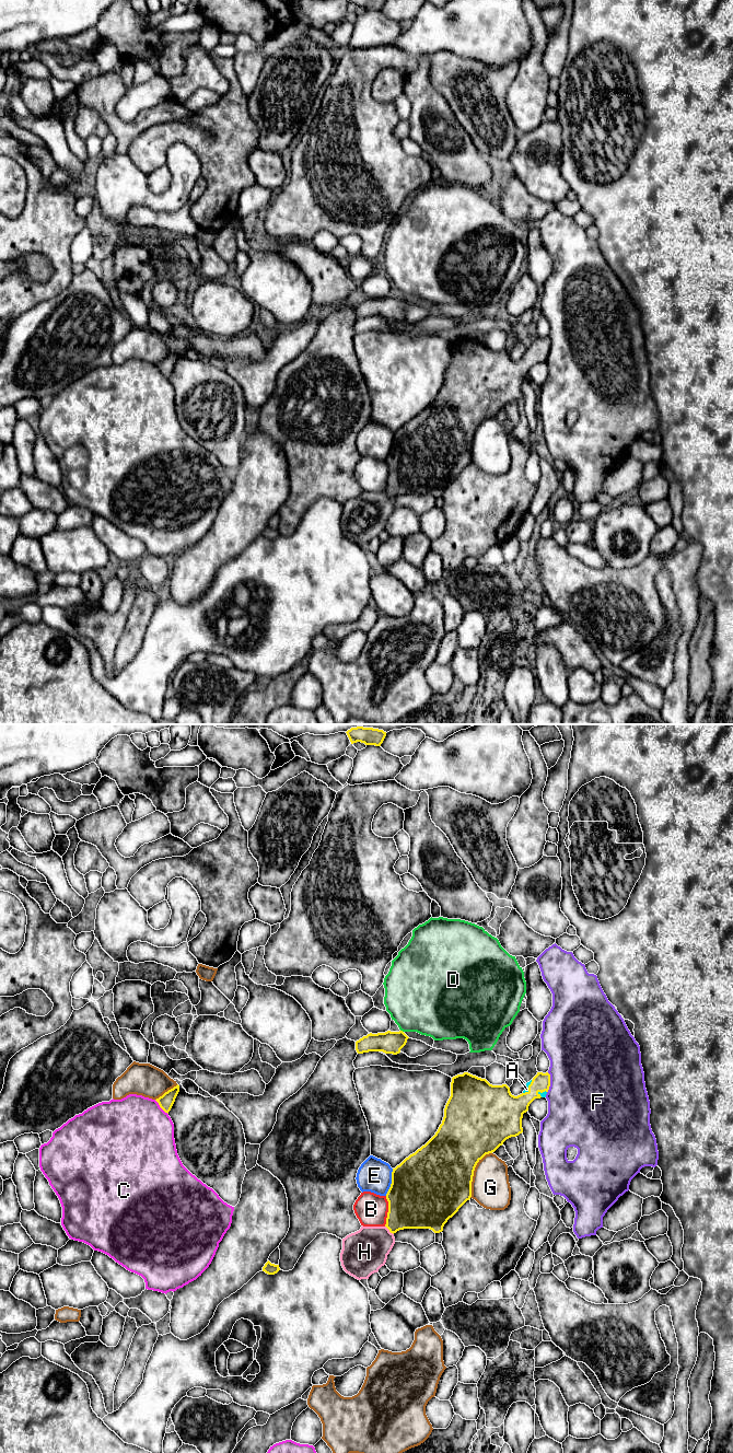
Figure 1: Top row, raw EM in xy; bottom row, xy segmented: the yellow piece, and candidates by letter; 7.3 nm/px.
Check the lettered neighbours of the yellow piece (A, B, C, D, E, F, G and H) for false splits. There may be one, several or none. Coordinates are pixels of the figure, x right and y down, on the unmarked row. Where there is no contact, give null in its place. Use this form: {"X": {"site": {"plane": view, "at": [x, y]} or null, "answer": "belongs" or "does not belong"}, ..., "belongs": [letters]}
{"A": {"site": {"plane": "xy", "at": [528, 352]}, "answer": "belongs"}, "B": {"site": {"plane": "xy", "at": [388, 476]}, "answer": "does not belong"}, "C": {"site": {"plane": "xy", "at": [161, 372]}, "answer": "does not belong"}, "D": {"site": {"plane": "xy", "at": [402, 295]}, "answer": "does not belong"}, "E": {"site": {"plane": "xy", "at": [392, 446]}, "answer": "does not belong"}, "F": {"site": {"plane": "xy", "at": [549, 347]}, "answer": "does not belong"}, "G": {"site": {"plane": "xy", "at": [473, 438]}, "answer": "does not belong"}, "H": {"site": {"plane": "xy", "at": [388, 493]}, "answer": "does not belong"}, "belongs": ["A"]}

